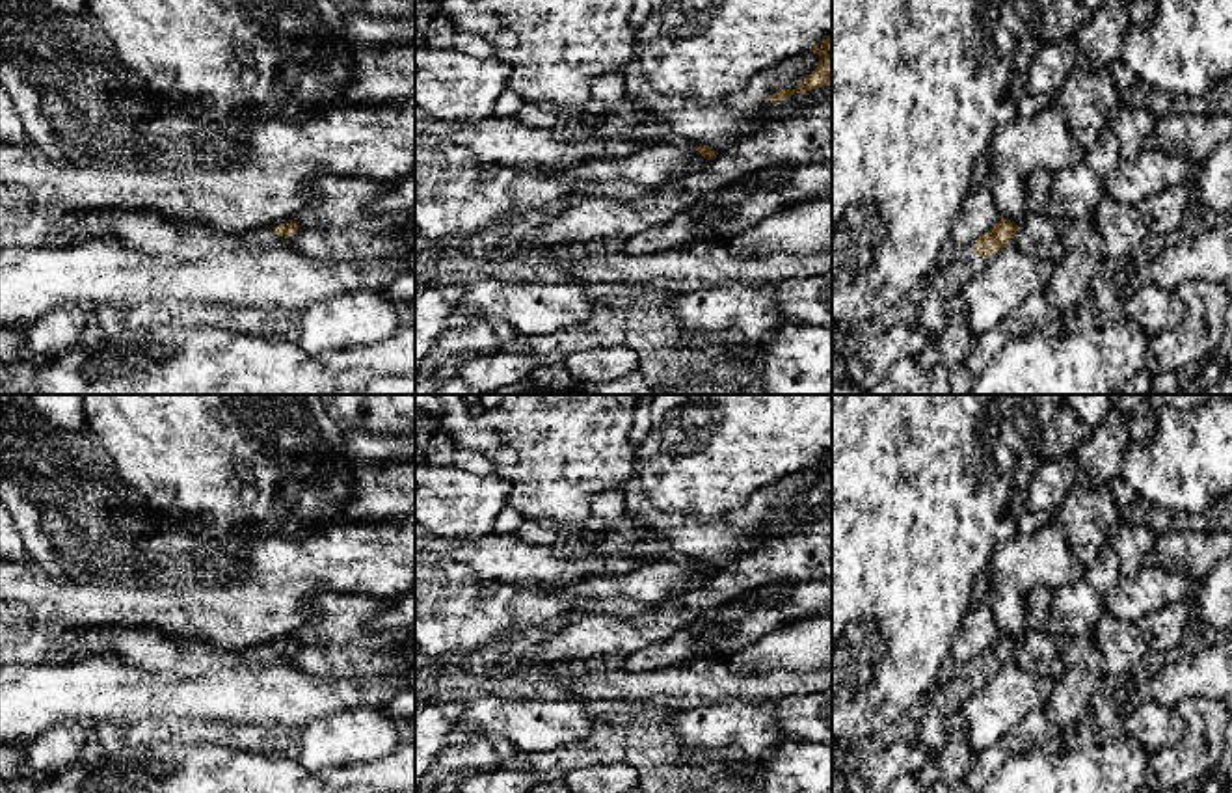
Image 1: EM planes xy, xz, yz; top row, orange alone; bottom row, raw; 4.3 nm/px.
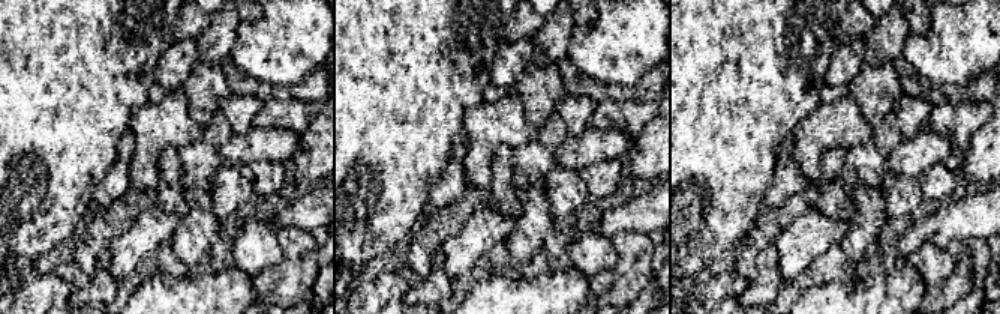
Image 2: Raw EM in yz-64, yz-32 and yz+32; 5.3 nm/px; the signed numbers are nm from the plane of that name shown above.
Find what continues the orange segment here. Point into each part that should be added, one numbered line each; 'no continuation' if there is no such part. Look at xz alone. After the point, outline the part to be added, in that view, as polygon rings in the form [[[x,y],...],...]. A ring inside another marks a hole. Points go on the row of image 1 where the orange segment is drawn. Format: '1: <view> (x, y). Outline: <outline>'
no continuation

